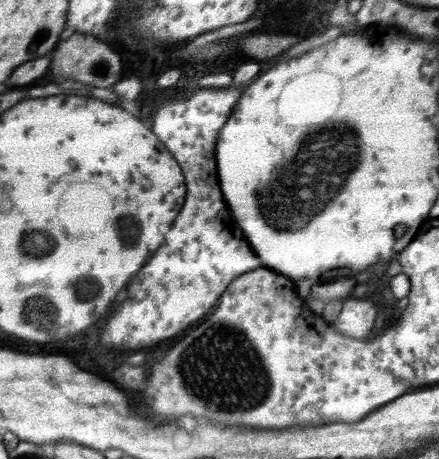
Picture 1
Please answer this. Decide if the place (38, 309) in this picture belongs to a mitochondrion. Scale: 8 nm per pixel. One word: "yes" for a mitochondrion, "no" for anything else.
yes

